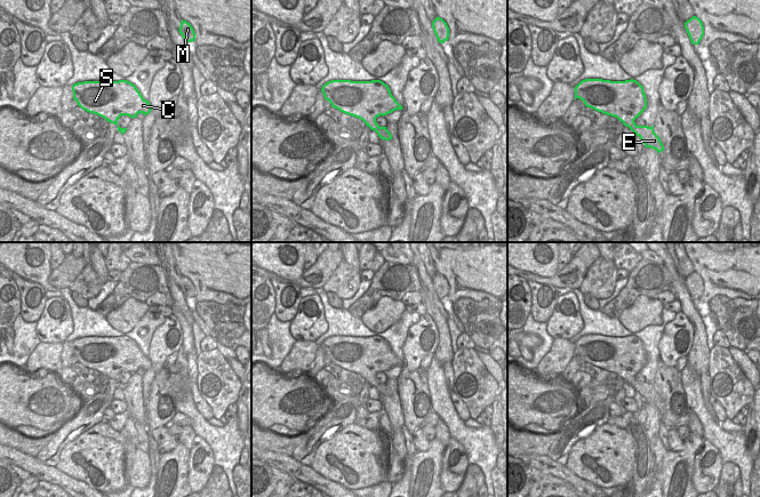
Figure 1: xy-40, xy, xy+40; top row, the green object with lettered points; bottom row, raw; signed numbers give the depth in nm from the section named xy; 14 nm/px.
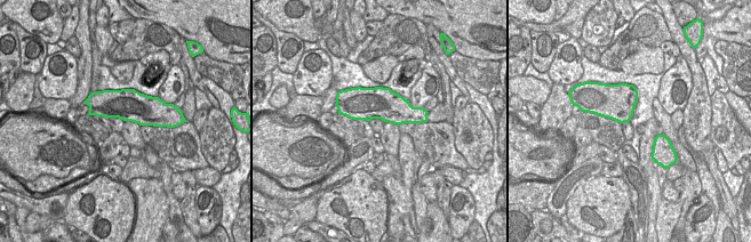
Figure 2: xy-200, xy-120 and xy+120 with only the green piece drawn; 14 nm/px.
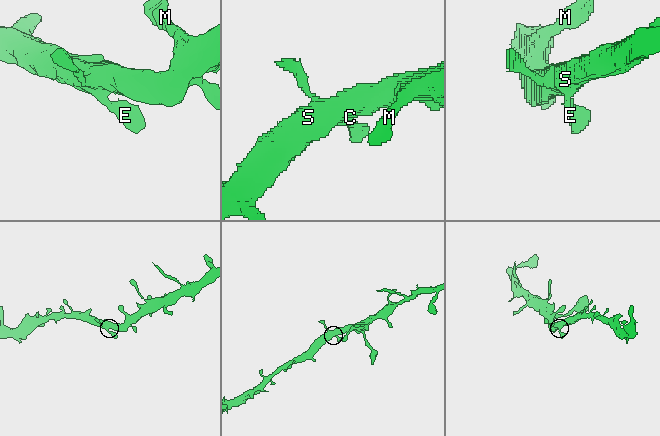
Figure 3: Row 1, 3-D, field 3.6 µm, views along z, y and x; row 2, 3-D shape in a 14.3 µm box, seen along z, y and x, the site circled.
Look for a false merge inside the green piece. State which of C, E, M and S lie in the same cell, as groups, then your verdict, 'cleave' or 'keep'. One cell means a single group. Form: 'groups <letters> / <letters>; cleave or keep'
groups C E M S; keep

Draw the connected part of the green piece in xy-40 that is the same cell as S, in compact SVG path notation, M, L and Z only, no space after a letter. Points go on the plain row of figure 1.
M127 336L78 338L72 342L72 347L82 366L114 379L121 390L127 386L118 382L121 371L136 374L138 369L146 371L152 366L149 356Z

